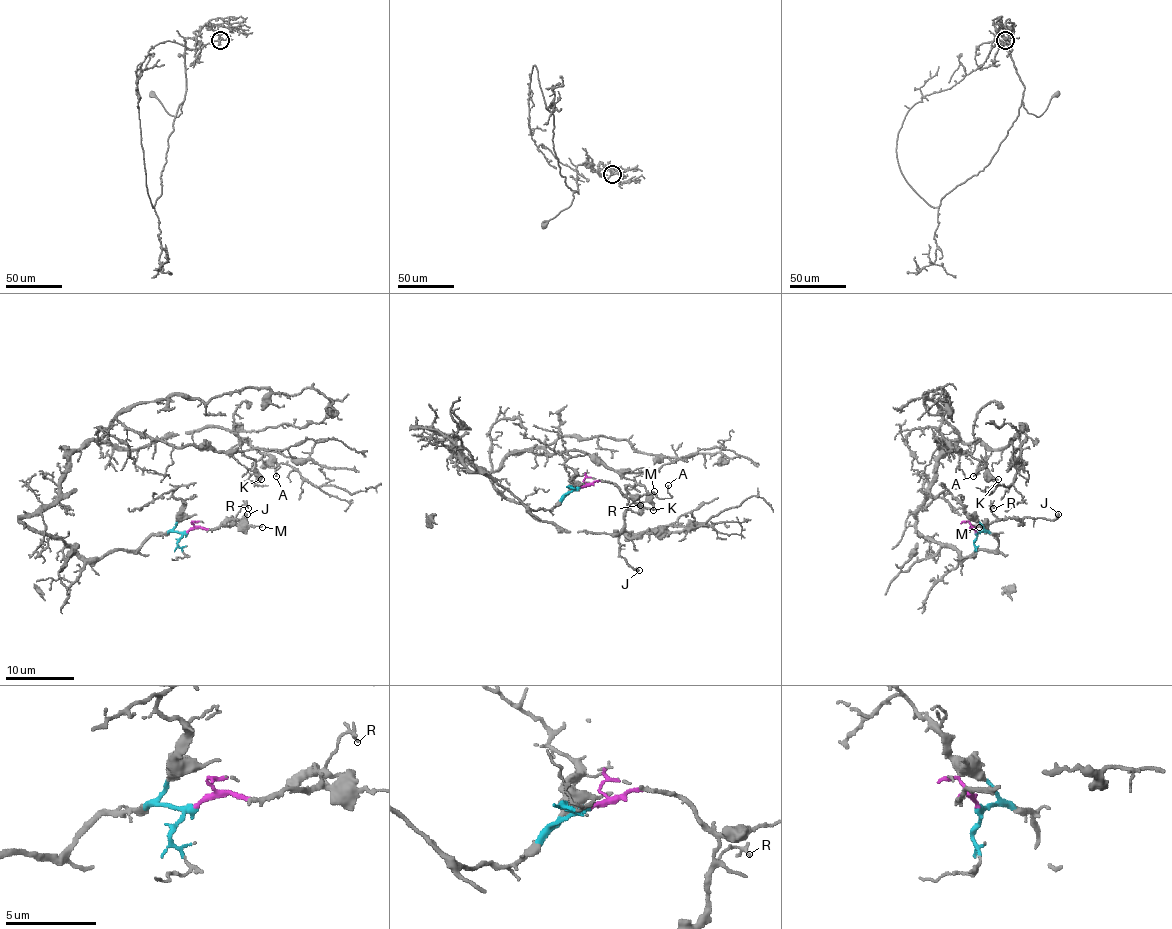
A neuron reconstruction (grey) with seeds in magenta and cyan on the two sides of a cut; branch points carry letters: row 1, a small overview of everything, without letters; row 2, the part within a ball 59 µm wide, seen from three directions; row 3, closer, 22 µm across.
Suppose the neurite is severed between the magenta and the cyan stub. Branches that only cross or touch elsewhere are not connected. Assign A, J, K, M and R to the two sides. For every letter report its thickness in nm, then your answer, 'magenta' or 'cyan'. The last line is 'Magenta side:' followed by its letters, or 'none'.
A: calibre 110 nm; cyan
J: calibre 320 nm; magenta
K: calibre 180 nm; cyan
M: calibre 110 nm; magenta
R: calibre 130 nm; magenta
Magenta side: J, M, R

